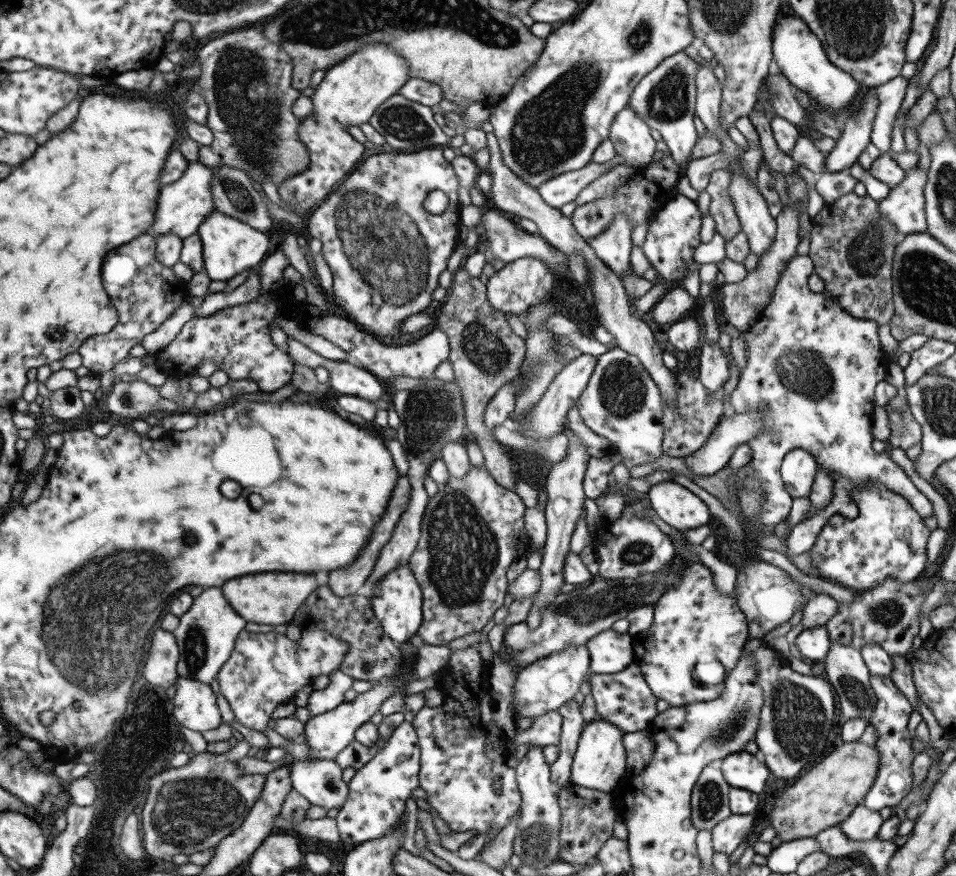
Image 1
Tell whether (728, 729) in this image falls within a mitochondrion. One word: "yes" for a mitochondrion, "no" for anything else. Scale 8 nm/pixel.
yes

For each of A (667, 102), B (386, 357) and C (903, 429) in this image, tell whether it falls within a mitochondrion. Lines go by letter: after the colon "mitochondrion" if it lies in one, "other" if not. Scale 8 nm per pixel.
A: mitochondrion
B: other
C: mitochondrion

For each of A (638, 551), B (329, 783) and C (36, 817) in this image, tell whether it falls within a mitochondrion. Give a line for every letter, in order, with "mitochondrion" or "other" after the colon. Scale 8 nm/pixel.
A: mitochondrion
B: mitochondrion
C: other

